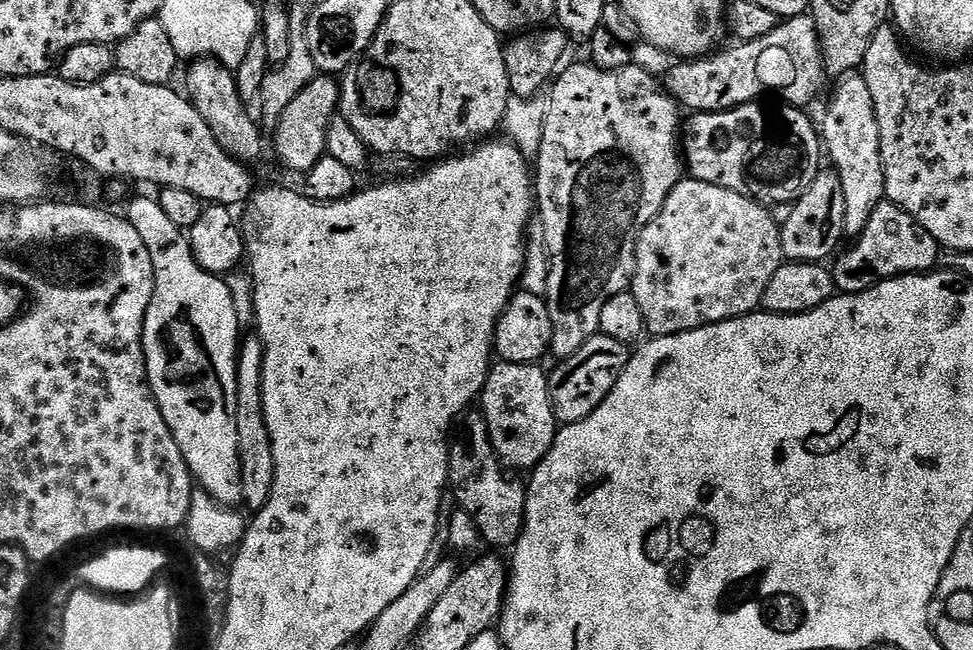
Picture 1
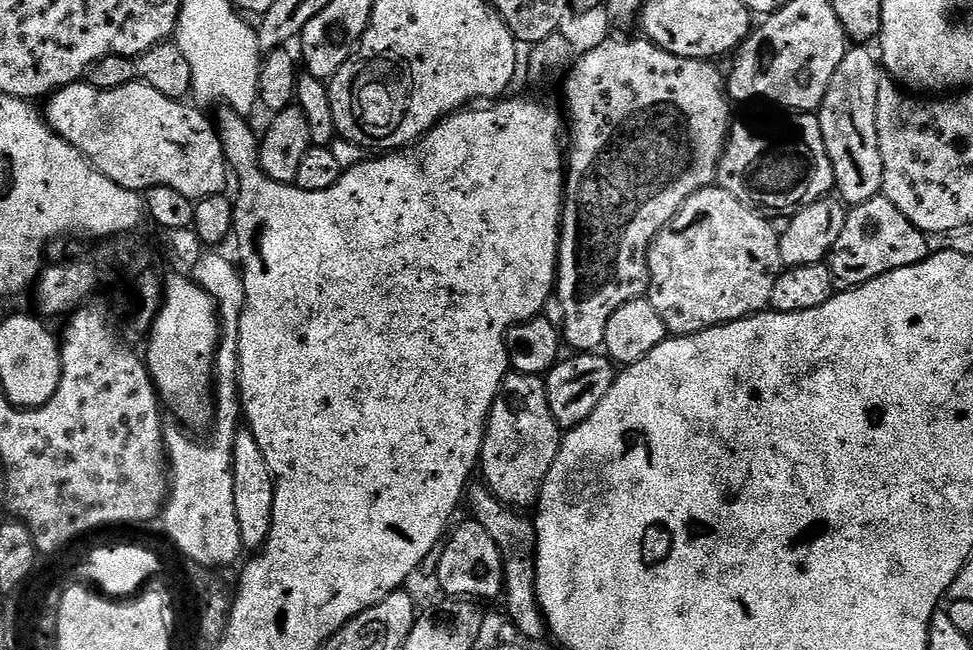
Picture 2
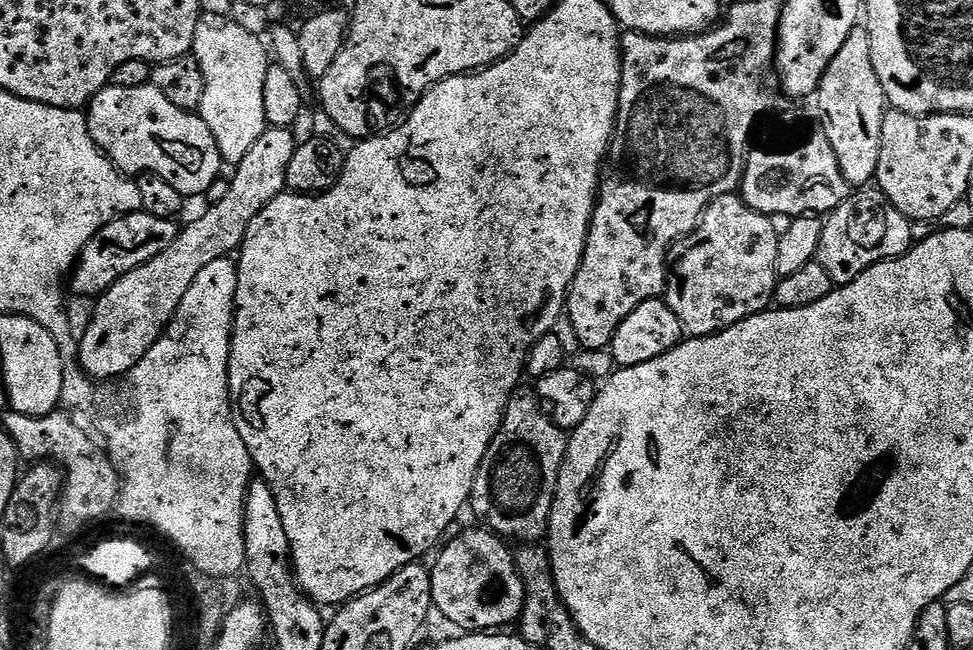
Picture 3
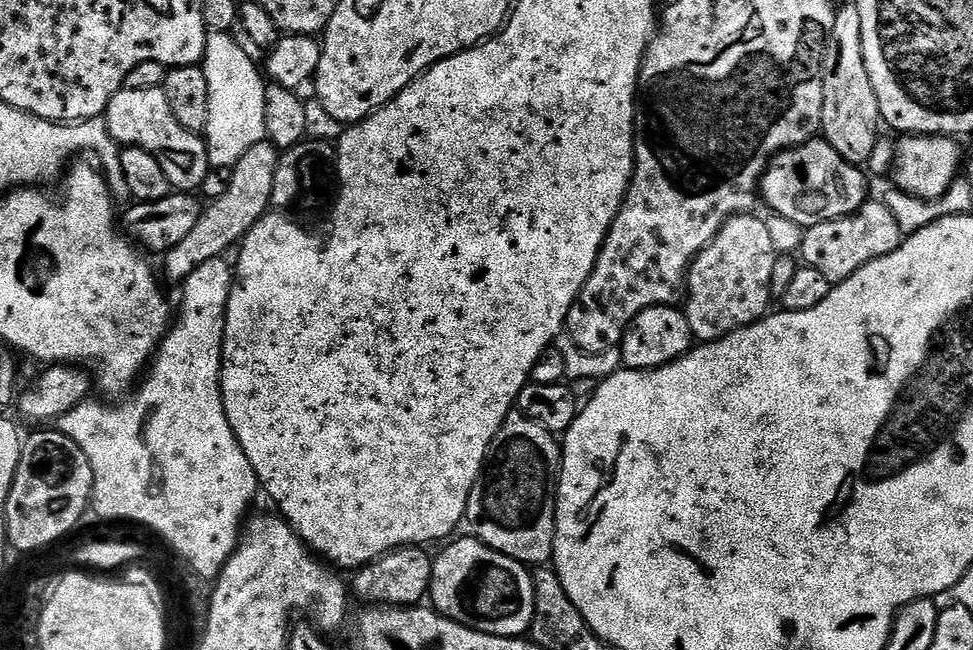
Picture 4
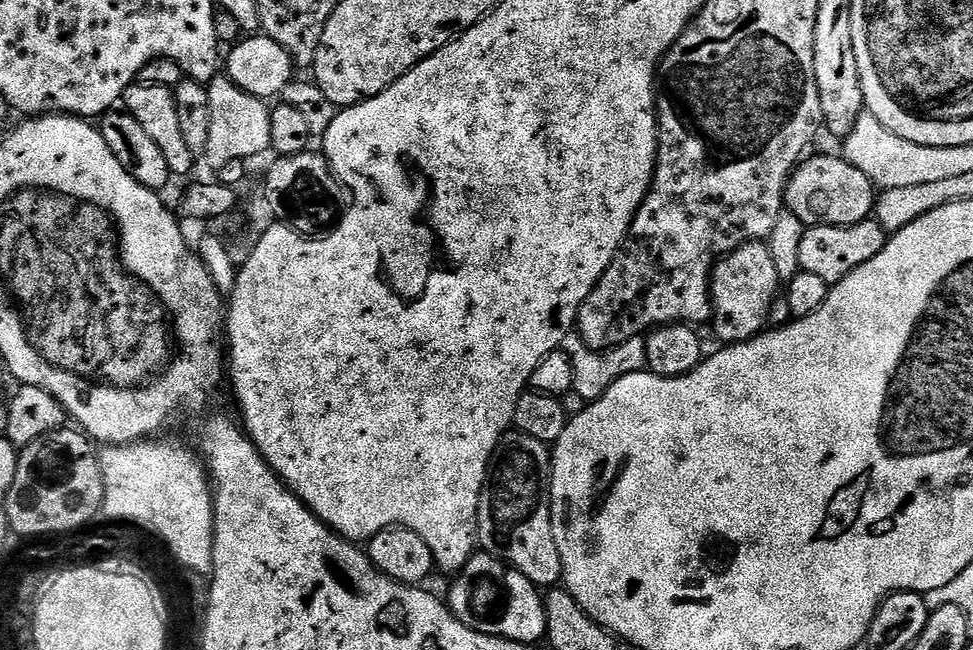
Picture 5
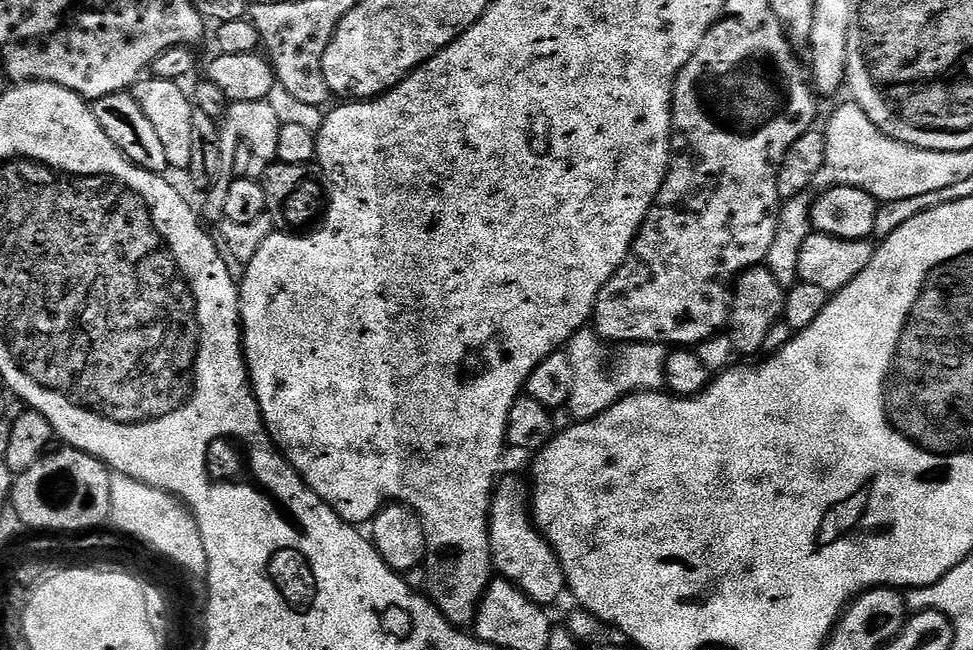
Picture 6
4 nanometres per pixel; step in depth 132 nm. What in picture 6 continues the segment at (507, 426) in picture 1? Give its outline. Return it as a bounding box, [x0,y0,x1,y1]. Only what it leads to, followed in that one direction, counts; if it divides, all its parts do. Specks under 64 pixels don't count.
[488,476,566,606]

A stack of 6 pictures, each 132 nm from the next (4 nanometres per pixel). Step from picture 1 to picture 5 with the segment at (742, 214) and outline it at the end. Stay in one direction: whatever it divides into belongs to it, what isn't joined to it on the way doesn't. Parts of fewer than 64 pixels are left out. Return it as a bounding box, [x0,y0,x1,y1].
[708,243,782,344]

